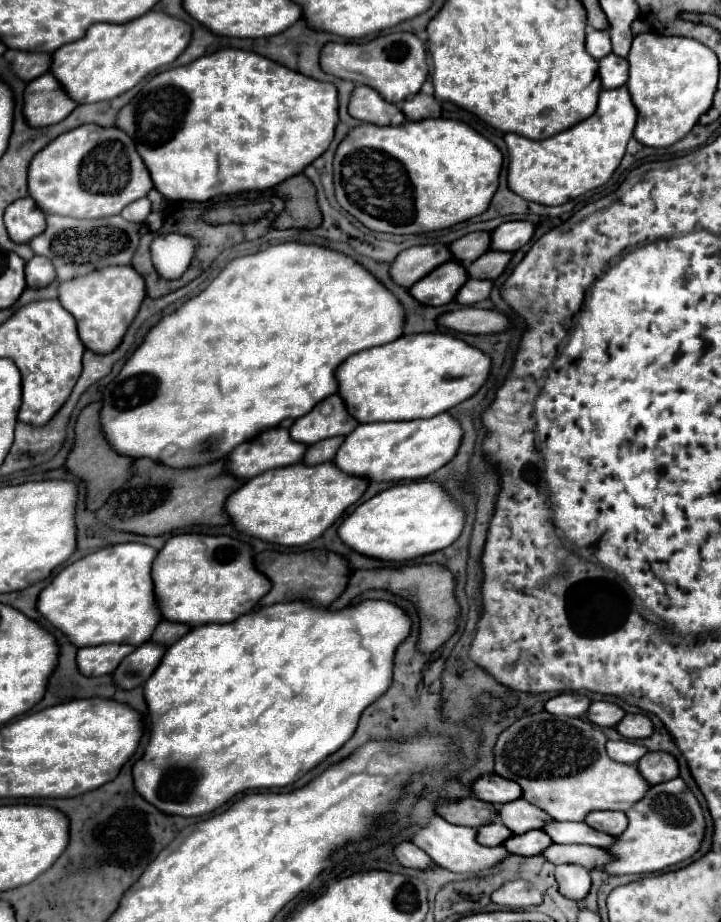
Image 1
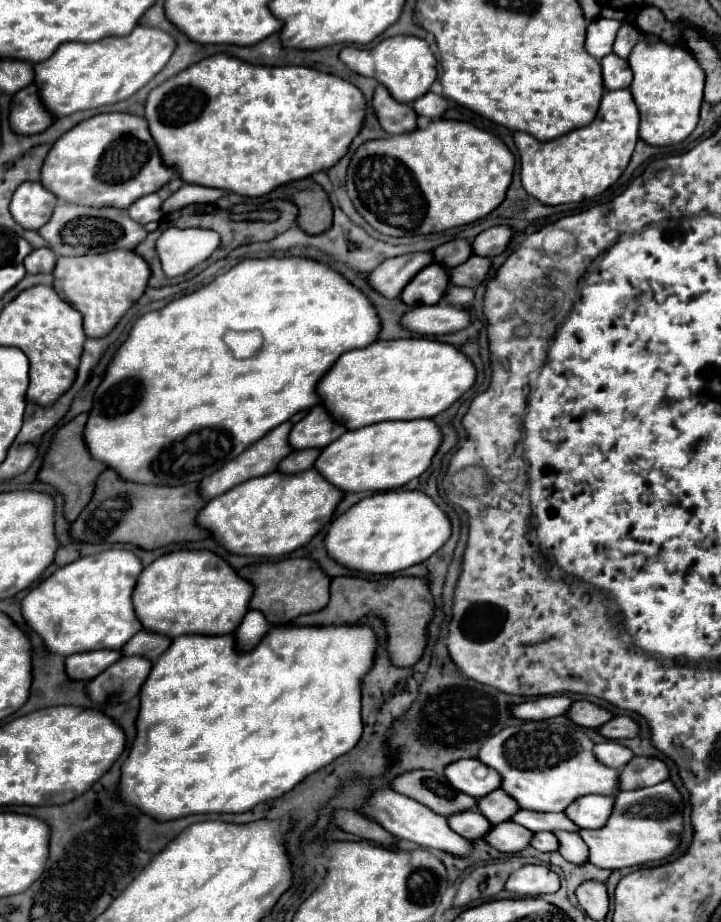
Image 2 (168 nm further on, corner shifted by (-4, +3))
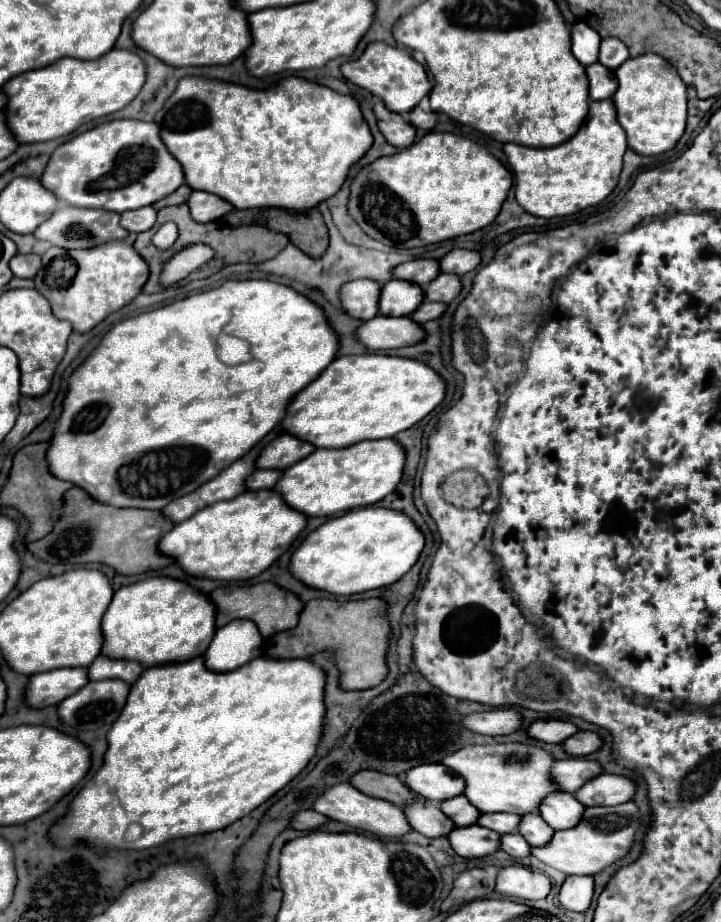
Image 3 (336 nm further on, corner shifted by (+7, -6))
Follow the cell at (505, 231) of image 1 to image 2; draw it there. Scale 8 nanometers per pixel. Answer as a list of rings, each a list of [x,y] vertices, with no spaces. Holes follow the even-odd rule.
[[[509,226],[489,228],[489,230],[481,232],[481,234],[473,240],[473,244],[471,244],[473,254],[475,254],[475,256],[493,258],[493,256],[501,254],[501,252],[507,248],[511,236],[513,236],[513,232],[511,232]]]

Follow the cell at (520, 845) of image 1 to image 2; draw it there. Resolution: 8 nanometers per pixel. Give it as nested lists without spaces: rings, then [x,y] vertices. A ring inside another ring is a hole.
[[[501,822],[491,826],[491,830],[487,832],[487,836],[483,836],[483,840],[493,846],[499,852],[521,852],[523,848],[529,846],[529,838],[531,838],[531,830],[517,826],[515,822]]]

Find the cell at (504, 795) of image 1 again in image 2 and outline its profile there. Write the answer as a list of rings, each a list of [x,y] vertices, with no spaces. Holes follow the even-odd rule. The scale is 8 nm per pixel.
[[[473,758],[447,764],[443,770],[443,776],[449,780],[453,788],[473,798],[485,796],[487,792],[493,792],[499,788],[499,774],[493,768],[487,768],[483,762]]]

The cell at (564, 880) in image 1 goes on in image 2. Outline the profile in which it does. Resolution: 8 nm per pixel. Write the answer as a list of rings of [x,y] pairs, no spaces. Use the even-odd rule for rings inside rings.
[[[557,830],[553,832],[559,840],[559,854],[573,862],[573,864],[585,864],[587,862],[587,846],[583,844],[581,836],[577,832],[567,832],[567,830]]]

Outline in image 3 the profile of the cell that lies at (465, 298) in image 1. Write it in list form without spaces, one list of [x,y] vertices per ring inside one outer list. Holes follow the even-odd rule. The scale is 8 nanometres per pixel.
[[[424,301],[416,313],[412,313],[412,319],[416,323],[426,323],[430,319],[438,319],[442,313],[446,311],[446,305],[444,303],[434,303],[434,301]]]

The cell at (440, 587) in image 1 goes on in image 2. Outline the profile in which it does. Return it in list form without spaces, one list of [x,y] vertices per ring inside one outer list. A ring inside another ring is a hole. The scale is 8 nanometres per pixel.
[[[339,576],[331,580],[331,600],[329,604],[319,610],[317,614],[307,614],[295,618],[291,624],[297,626],[341,626],[341,624],[355,624],[361,616],[375,614],[385,622],[387,630],[387,654],[393,666],[409,668],[413,666],[425,648],[425,628],[433,614],[433,598],[429,586],[421,578],[379,578],[379,580],[365,580],[365,578],[349,578]]]

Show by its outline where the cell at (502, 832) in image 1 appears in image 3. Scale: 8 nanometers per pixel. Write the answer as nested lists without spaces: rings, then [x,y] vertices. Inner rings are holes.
[[[412,801],[412,805],[408,805],[404,809],[404,813],[408,815],[408,821],[410,825],[426,835],[426,837],[432,837],[432,839],[438,839],[438,837],[446,837],[456,825],[452,825],[452,821],[448,821],[448,817],[436,807],[432,805],[432,801]]]

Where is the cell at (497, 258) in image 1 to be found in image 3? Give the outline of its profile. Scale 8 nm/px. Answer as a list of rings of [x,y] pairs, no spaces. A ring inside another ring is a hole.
[[[440,273],[428,287],[426,287],[426,299],[428,301],[442,301],[442,303],[450,303],[460,295],[462,289],[462,281],[458,275],[448,275],[448,273]]]

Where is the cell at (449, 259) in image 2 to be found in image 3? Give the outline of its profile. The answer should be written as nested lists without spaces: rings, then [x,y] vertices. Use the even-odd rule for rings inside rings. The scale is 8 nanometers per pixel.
[[[414,259],[394,269],[396,279],[418,283],[422,289],[440,275],[440,263],[436,259]]]

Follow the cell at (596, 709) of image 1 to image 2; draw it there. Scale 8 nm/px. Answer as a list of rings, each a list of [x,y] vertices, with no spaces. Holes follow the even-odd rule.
[[[573,702],[571,708],[565,714],[573,724],[581,728],[599,728],[607,720],[613,718],[613,714],[601,706],[595,706],[591,702]]]

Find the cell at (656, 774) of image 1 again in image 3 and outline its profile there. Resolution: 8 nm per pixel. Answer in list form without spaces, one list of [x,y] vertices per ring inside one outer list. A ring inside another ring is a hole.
[[[602,773],[594,779],[590,779],[586,785],[582,785],[576,791],[576,799],[584,803],[586,807],[596,805],[620,805],[630,801],[636,795],[638,785],[624,777],[624,775],[610,775]]]

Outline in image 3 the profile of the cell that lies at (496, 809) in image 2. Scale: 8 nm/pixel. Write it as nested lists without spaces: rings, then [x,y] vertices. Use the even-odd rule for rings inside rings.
[[[452,797],[452,799],[446,799],[442,803],[442,813],[446,817],[450,817],[458,827],[466,827],[466,825],[476,825],[478,817],[480,817],[480,811],[464,797]]]

